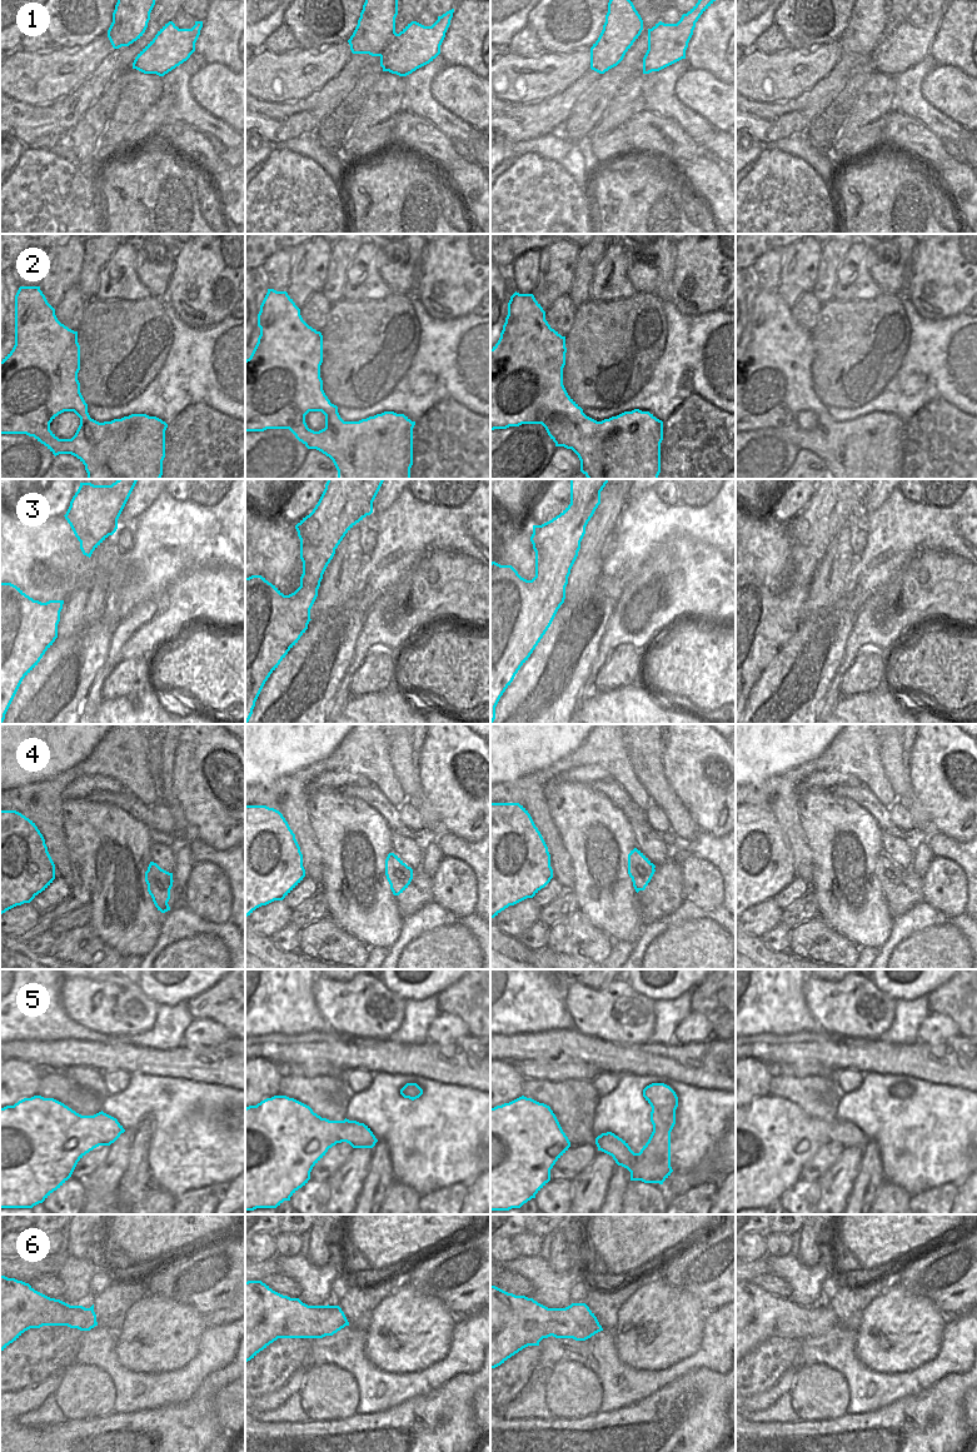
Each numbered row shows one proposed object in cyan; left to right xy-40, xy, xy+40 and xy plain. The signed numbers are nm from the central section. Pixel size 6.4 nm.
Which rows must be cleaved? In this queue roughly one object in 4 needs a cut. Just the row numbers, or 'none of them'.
1, 4

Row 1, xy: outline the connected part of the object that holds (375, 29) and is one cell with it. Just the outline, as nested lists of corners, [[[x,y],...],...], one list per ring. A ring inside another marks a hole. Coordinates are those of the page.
[[[365,0],[358,25],[348,40],[353,54],[382,56],[398,35],[398,0]]]

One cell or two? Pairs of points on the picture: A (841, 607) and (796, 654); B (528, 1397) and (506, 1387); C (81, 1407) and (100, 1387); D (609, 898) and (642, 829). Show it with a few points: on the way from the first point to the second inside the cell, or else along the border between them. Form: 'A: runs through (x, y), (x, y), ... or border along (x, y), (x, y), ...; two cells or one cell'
A: runs through (832, 618), (807, 643); one cell
B: border along (536, 1368), (527, 1385), (503, 1408); two cells
C: runs through (85, 1402), (95, 1392); one cell
D: border along (624, 816), (632, 829), (636, 847); two cells

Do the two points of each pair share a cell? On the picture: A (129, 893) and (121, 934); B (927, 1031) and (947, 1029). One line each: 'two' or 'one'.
A: one
B: one

